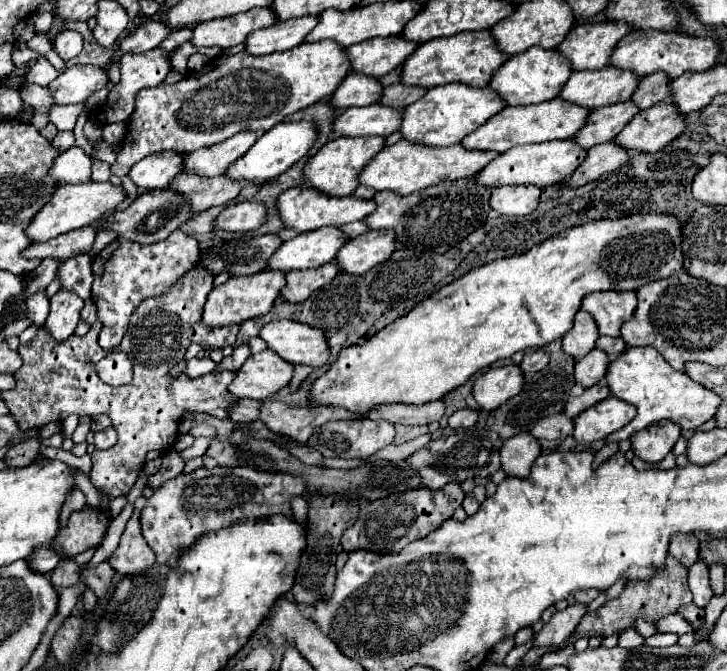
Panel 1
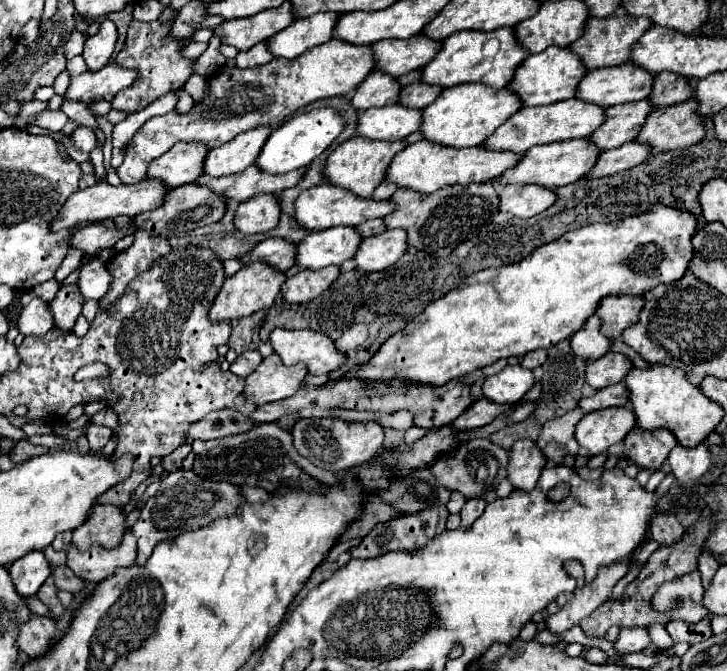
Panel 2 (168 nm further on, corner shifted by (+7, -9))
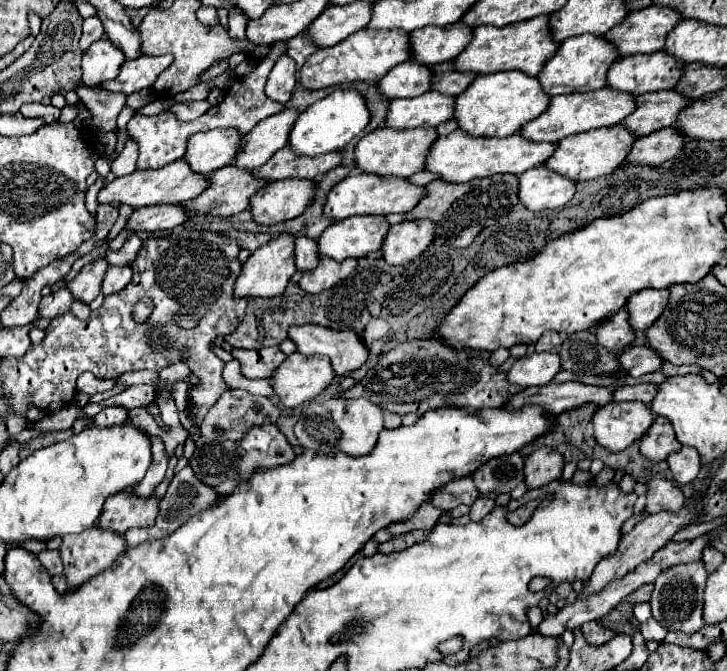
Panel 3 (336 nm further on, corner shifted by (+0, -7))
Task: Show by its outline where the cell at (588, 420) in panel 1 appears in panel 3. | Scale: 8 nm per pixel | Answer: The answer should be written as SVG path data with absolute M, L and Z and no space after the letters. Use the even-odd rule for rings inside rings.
M608 403L594 417L594 439L608 451L624 451L630 443L642 437L654 421L652 411L644 403Z

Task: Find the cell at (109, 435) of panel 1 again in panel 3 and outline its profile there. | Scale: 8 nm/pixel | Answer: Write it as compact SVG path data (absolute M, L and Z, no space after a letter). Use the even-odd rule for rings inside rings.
M104 407L96 417L94 423L98 427L114 427L114 425L122 425L128 419L128 411L122 407Z

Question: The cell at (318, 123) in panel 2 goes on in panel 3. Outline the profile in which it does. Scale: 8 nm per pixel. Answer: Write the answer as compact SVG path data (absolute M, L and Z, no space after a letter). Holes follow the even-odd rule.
M336 89L328 97L316 101L310 105L304 113L298 115L294 127L290 129L288 147L296 157L318 157L324 153L332 153L342 149L350 139L354 139L366 125L368 125L370 113L366 107L364 97L354 89Z

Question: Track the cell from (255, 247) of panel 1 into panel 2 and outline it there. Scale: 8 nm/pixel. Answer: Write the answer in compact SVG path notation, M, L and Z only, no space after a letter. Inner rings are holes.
M265 239L259 245L255 245L251 249L249 255L241 257L243 263L251 263L251 261L263 261L269 263L277 269L281 269L283 273L287 273L289 269L293 269L295 263L295 243L289 243L285 239Z

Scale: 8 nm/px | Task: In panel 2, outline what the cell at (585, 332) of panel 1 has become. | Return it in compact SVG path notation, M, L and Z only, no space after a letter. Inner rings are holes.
M593 315L583 325L583 329L579 329L571 337L573 353L587 359L587 361L595 361L595 359L603 357L605 353L609 353L611 343L613 341L601 333L601 317L597 317L597 315Z

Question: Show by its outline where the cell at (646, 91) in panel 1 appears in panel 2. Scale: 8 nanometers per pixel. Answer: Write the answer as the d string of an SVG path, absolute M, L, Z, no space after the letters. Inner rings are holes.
M661 71L661 75L655 75L649 99L655 107L677 105L693 99L693 91L689 91L689 79L681 79L681 75L673 75L669 71Z

